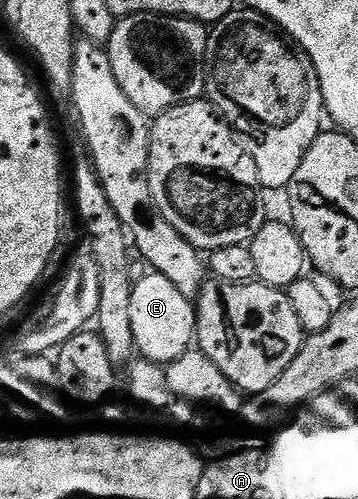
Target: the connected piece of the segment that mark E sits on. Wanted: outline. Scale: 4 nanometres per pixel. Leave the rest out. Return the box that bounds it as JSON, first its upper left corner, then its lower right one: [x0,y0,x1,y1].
[132,273,198,363]

